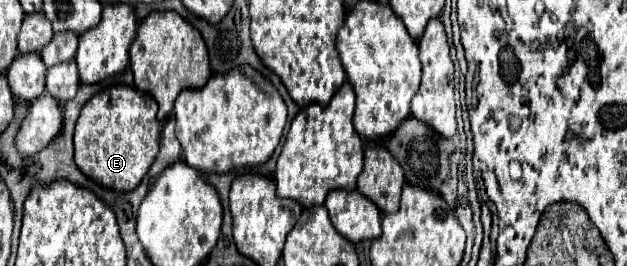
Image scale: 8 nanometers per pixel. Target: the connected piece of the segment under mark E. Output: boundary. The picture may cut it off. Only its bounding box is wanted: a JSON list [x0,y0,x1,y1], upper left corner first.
[75,84,161,192]

